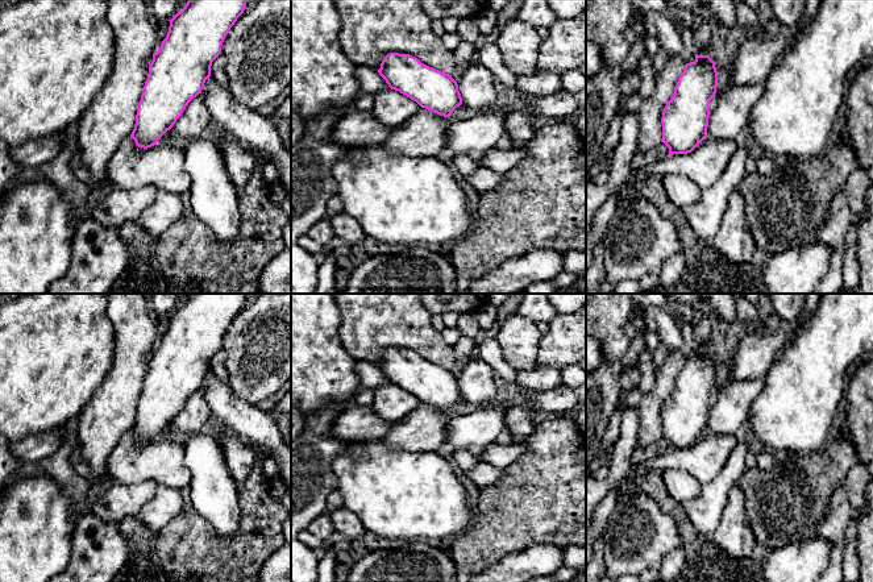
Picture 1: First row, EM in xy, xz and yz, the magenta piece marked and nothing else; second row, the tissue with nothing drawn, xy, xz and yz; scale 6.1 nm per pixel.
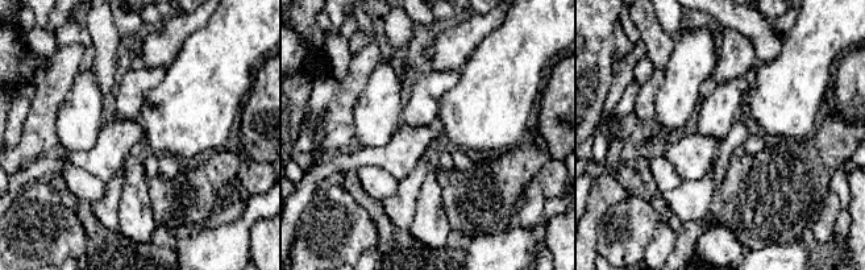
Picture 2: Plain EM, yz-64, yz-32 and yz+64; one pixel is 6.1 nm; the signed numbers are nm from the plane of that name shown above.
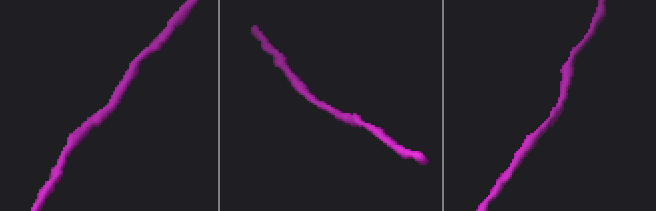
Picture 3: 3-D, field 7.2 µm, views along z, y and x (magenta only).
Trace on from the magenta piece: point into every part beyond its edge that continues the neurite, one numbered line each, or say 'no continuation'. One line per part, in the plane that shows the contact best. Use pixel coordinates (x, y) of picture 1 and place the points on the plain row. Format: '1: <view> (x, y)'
no continuation

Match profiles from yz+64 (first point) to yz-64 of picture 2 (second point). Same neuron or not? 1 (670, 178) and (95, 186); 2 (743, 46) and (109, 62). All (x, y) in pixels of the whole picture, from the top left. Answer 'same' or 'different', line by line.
1: same
2: different

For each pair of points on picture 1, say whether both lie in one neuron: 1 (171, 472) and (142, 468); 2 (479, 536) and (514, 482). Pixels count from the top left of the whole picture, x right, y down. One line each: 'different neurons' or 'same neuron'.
1: same neuron
2: same neuron

